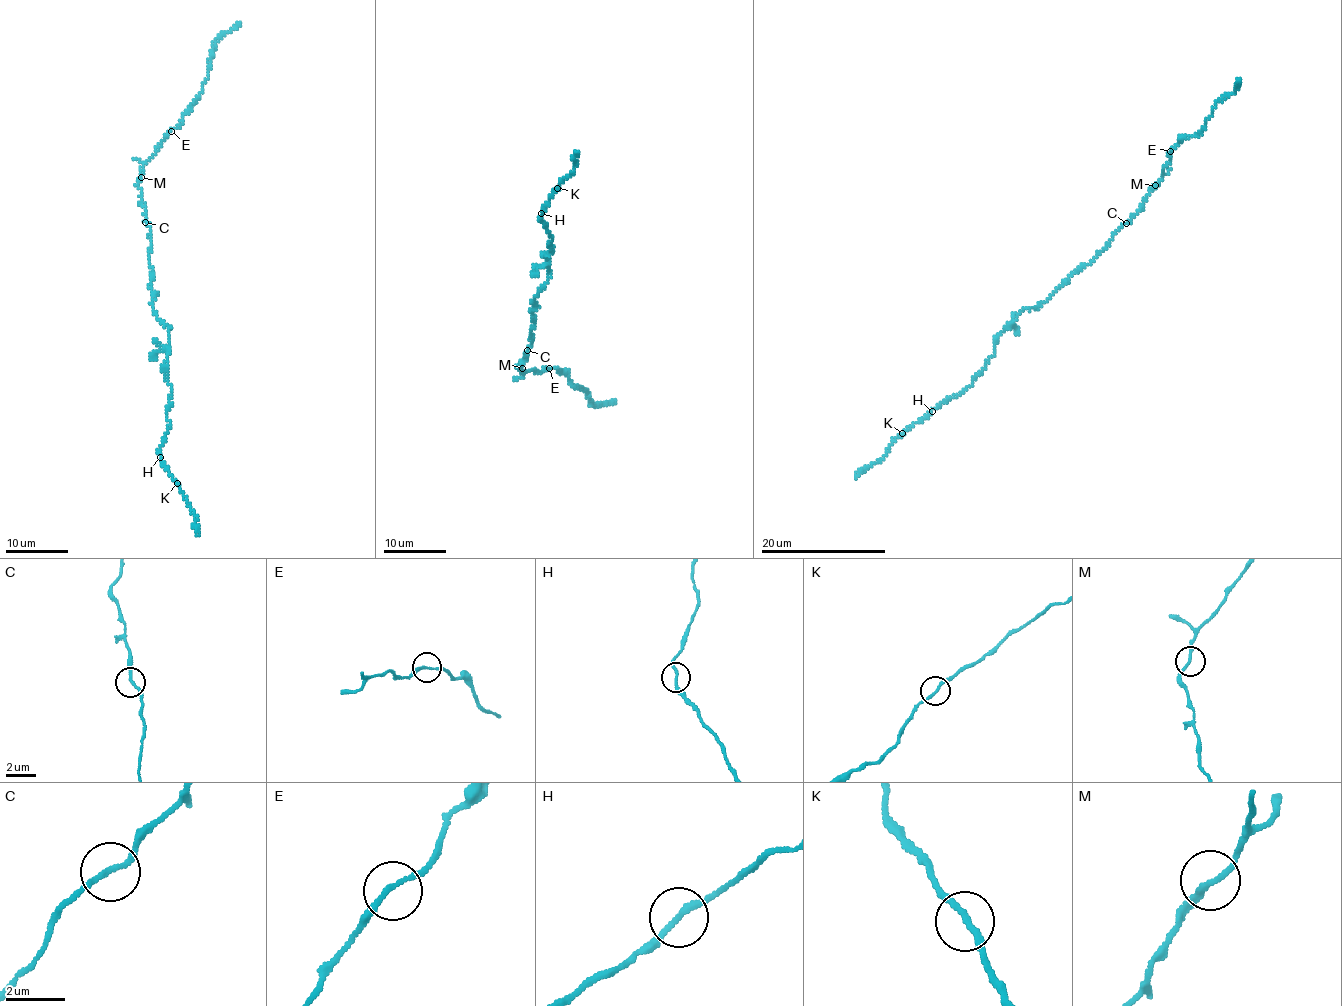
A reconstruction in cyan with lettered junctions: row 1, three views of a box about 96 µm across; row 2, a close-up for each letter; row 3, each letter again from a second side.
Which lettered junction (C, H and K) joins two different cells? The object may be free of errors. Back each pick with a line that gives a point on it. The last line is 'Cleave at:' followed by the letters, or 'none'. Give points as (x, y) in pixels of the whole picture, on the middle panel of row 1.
Cleave at: none

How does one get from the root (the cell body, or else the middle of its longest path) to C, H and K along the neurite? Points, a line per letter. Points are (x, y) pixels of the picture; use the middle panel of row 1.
C: (533, 315), (535, 325), (532, 327), (527, 350)
H: (533, 315), (533, 297), (549, 278), (545, 255), (553, 251), (549, 244), (552, 235), (541, 213)
K: (533, 315), (533, 297), (549, 278), (545, 255), (553, 251), (541, 212), (557, 188)

